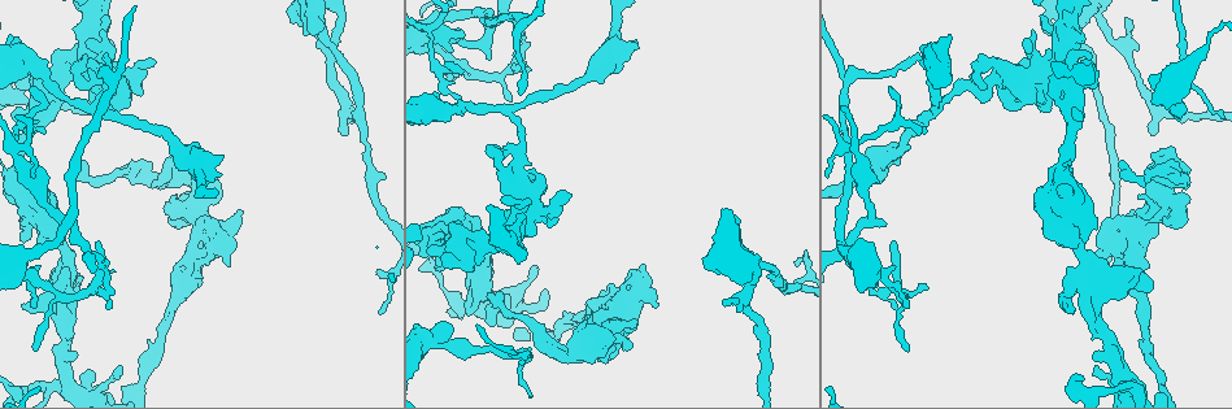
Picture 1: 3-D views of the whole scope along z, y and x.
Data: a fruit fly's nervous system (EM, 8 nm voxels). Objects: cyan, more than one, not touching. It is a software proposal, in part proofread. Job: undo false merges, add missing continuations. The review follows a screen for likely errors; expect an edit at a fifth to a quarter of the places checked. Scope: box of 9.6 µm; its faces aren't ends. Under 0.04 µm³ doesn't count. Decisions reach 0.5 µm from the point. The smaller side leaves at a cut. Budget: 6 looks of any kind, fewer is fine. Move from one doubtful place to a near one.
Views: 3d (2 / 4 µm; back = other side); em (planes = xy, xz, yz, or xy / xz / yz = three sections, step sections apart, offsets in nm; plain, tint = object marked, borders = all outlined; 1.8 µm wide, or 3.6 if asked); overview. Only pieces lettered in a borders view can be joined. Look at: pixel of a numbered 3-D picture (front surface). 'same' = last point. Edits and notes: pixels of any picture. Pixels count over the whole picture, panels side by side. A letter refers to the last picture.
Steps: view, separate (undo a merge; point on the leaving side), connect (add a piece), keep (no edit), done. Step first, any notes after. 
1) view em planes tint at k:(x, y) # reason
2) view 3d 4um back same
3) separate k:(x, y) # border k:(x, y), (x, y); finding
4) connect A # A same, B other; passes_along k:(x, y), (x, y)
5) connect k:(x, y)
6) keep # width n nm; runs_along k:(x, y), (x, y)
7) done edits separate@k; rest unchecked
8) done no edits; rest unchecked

view em planes borders at 1:(625, 348) # an open end

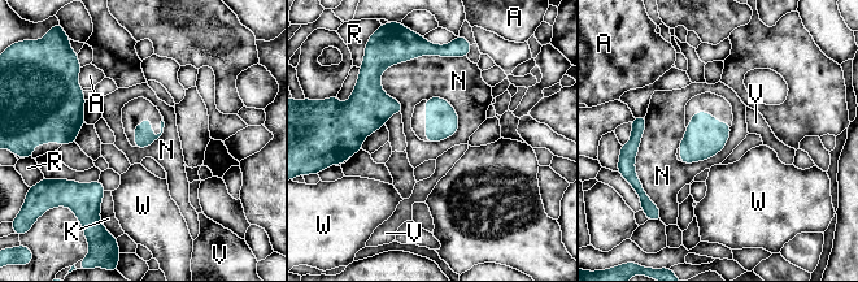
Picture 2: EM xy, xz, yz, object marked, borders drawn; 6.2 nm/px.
keep # width 120 nm; A other, K other, N other, R other, V other, W other; border 2:(466, 56), (404, 60), (380, 87); no lettered piece goes on from it

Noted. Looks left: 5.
view em planes tint at 1:(1047, 33) # thick end

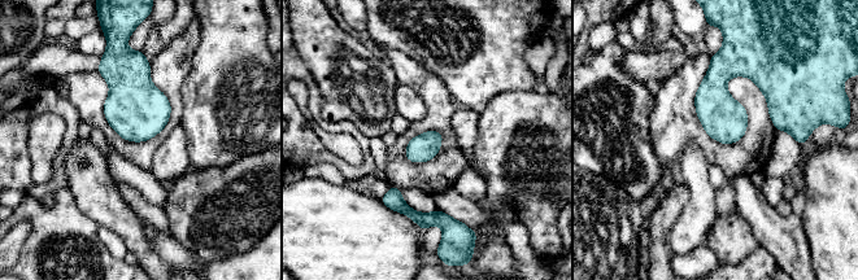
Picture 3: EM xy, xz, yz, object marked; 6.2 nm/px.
view em planes borders same # what lies round it

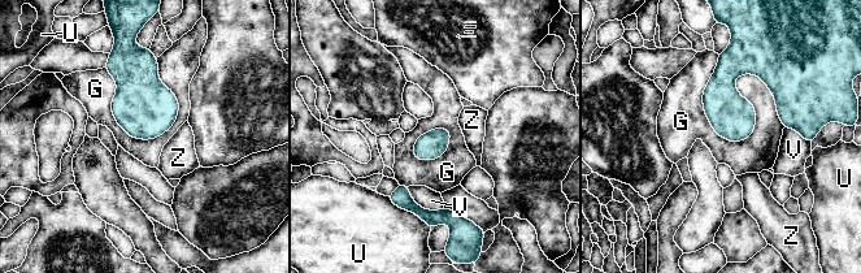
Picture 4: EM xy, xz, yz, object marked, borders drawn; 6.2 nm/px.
keep # G other, U other, V other, Z other; no lettered piece goes on from it

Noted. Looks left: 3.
view 3d 4um at 1:(70, 385) # sharp bend

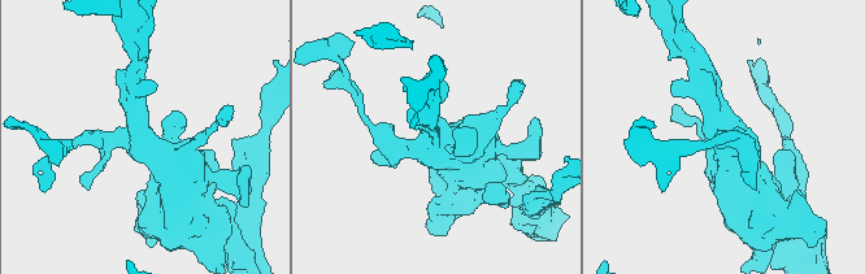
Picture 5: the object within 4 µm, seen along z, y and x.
view em planes borders at 5:(139, 137) # need the tissue

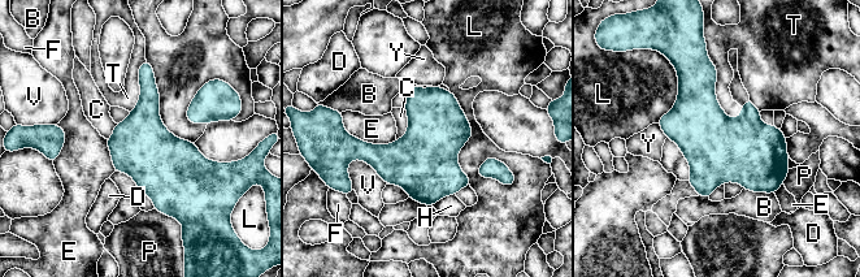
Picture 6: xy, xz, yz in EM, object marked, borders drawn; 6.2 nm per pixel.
keep # width 380 nm; longest_contact L 600 nm; B other, C other, D other, E other, F other, H other, L other, P other, T other, V other, Y other; continuous, no second neuron

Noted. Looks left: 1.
done no edits; rest unchecked

